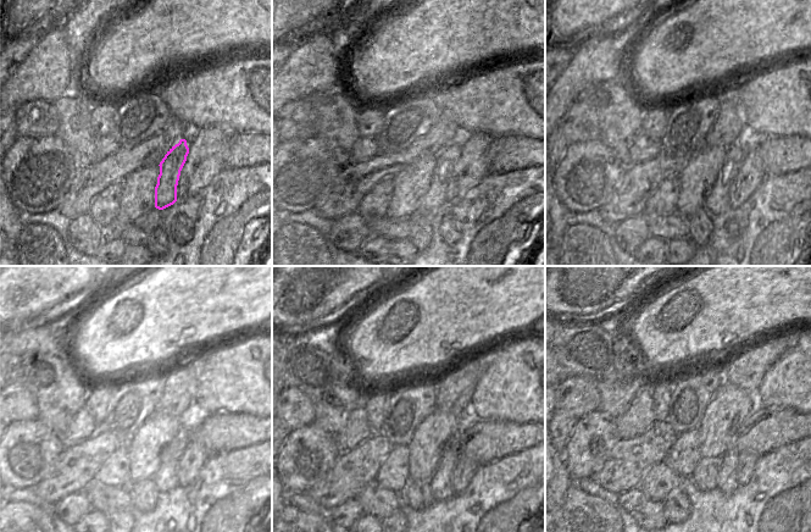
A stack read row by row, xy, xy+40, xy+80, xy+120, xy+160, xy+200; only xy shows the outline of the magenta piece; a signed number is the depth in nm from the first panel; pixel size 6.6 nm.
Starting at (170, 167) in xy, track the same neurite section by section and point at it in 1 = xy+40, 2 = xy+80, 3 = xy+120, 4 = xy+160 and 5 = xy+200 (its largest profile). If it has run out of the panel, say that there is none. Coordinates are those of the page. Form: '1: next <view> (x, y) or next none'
1: next xy+40 (437, 195)
2: next xy+80 (714, 201)
3: next xy+120 (167, 476)
4: next xy+160 (448, 478)
5: next xy+200 (727, 481)

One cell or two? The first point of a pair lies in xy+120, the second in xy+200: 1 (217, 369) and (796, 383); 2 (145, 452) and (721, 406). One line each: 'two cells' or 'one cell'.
1: one cell
2: one cell

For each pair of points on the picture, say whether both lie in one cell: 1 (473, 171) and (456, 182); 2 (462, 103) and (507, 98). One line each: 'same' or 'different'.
1: same
2: same

